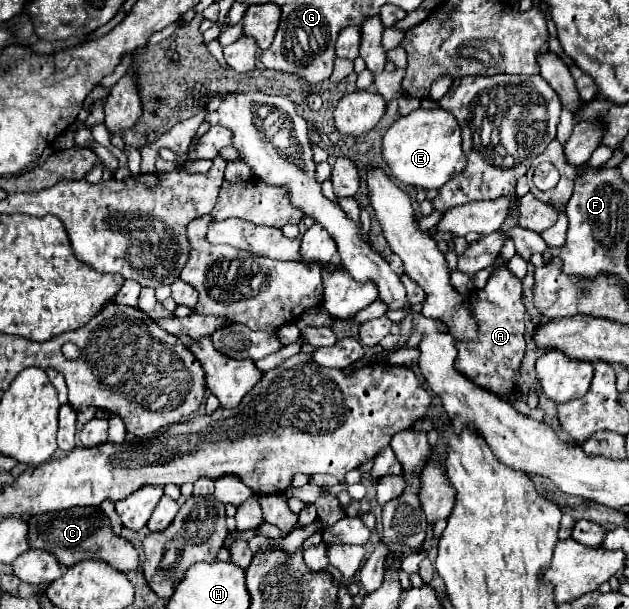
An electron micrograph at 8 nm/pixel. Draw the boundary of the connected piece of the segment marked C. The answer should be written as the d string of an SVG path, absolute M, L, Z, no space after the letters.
M76 507L60 513L44 513L32 515L26 519L28 523L28 541L32 549L42 549L52 553L58 563L70 567L84 559L102 559L118 571L130 571L138 565L138 553L130 545L130 541L118 537L110 529L110 519L100 509Z

